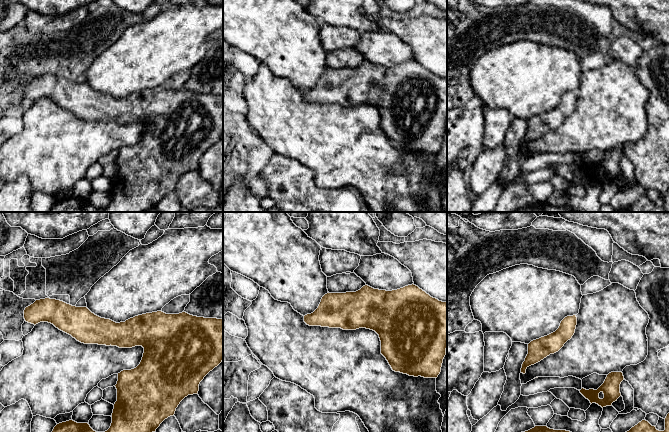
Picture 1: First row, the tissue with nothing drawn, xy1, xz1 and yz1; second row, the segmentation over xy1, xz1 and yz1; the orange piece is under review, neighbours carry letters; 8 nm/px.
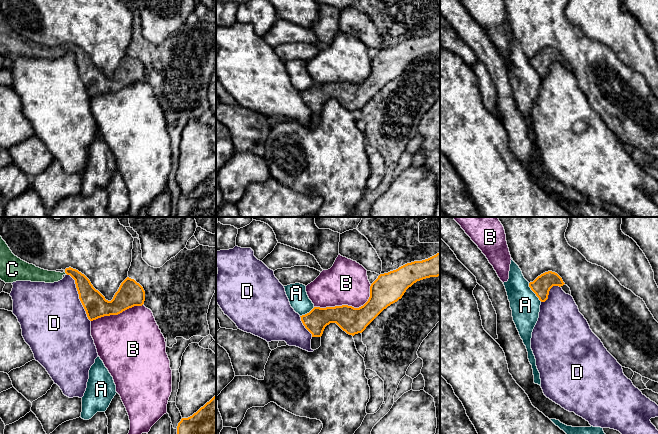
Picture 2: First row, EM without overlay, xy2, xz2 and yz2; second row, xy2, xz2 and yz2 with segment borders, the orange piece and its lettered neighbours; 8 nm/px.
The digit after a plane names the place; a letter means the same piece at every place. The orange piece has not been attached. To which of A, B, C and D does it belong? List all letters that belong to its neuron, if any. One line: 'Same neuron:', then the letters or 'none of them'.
Same neuron: C

